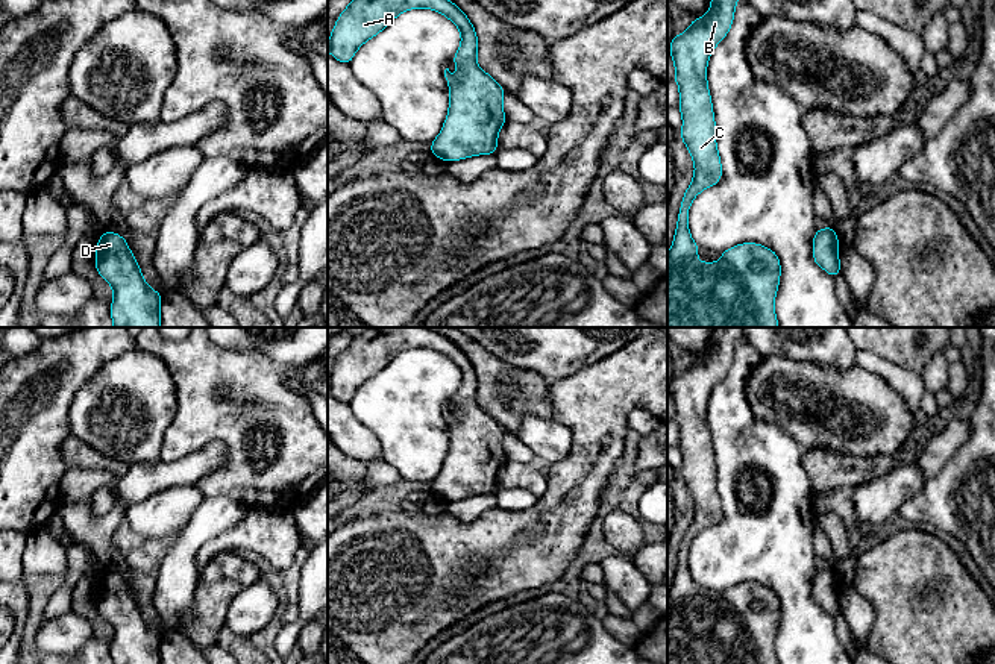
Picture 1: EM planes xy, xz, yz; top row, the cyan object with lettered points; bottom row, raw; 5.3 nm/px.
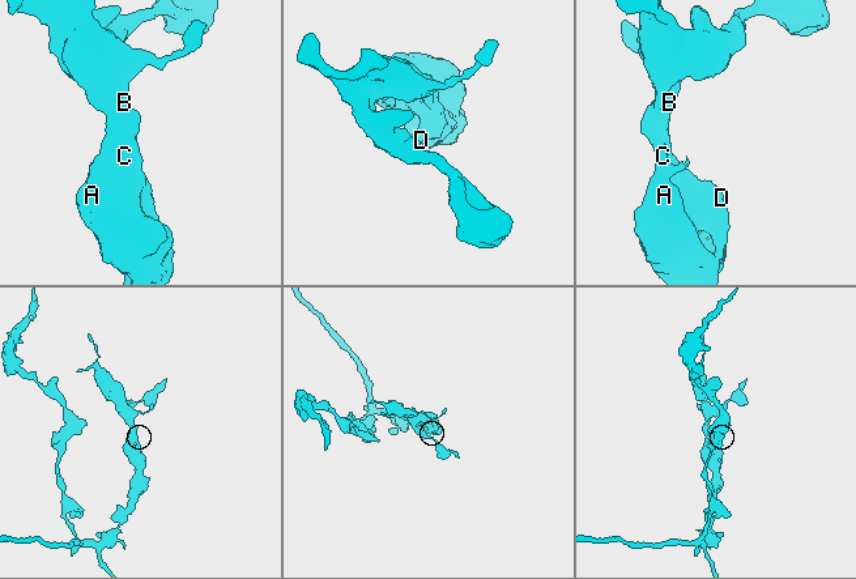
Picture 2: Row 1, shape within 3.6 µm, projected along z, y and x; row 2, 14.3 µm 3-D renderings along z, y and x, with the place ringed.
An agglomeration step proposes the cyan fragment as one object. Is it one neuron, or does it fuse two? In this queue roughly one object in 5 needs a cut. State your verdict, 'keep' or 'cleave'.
keep

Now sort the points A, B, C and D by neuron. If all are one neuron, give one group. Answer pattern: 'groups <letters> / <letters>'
groups A B C D

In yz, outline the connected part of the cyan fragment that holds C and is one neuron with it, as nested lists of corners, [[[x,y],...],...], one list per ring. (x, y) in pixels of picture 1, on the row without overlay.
[[[713,327],[711,346],[702,358],[693,358],[690,367],[670,381],[675,400],[675,418],[680,426],[678,447],[683,455],[680,478],[695,502],[695,515],[683,535],[675,578],[667,593],[667,664],[778,664],[774,640],[780,623],[777,593],[757,582],[743,582],[720,593],[720,602],[698,602],[698,584],[689,572],[689,549],[693,538],[722,518],[722,505],[716,487],[716,462],[707,424],[707,402],[713,388],[731,368],[736,343],[743,327]]]

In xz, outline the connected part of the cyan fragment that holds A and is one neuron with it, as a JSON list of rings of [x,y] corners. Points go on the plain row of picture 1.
[[[367,327],[352,338],[350,344],[340,353],[328,382],[328,391],[338,402],[349,403],[355,391],[370,377],[385,368],[399,353],[408,349],[426,347],[447,356],[461,371],[461,387],[454,394],[460,415],[444,409],[449,431],[449,452],[438,476],[431,482],[431,494],[449,500],[460,500],[475,494],[491,494],[498,488],[498,473],[507,456],[502,449],[505,429],[476,403],[478,376],[466,353],[446,337],[426,327]]]

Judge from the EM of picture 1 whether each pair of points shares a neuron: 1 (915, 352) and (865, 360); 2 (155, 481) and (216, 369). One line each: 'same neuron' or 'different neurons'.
1: different neurons
2: different neurons

